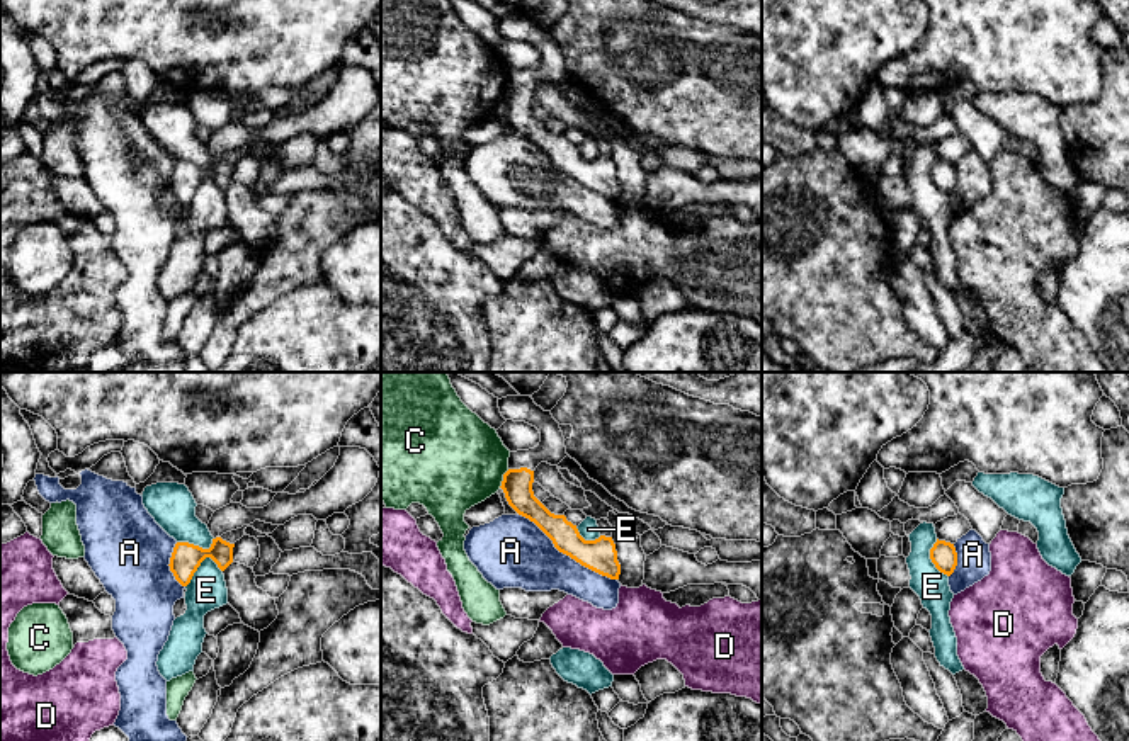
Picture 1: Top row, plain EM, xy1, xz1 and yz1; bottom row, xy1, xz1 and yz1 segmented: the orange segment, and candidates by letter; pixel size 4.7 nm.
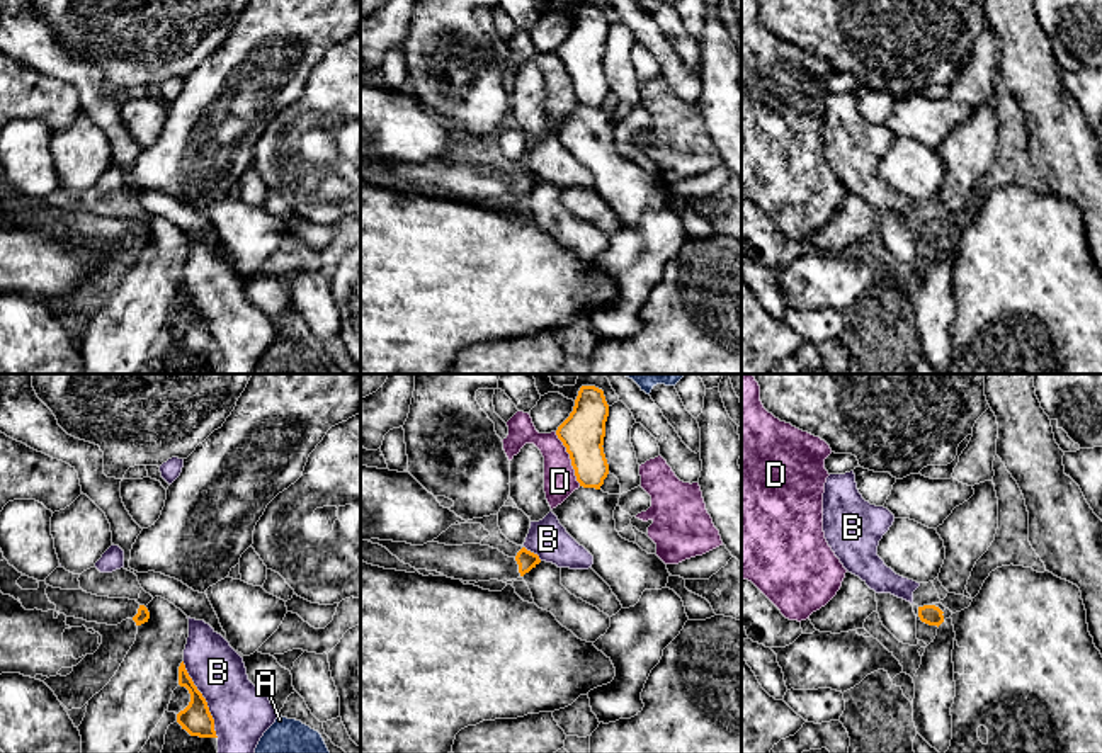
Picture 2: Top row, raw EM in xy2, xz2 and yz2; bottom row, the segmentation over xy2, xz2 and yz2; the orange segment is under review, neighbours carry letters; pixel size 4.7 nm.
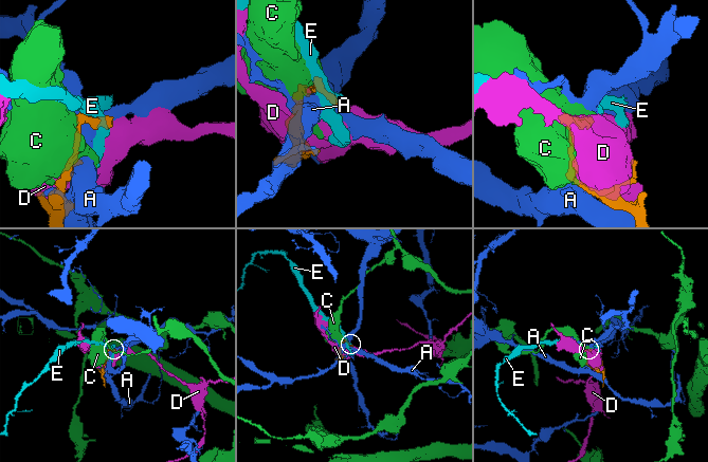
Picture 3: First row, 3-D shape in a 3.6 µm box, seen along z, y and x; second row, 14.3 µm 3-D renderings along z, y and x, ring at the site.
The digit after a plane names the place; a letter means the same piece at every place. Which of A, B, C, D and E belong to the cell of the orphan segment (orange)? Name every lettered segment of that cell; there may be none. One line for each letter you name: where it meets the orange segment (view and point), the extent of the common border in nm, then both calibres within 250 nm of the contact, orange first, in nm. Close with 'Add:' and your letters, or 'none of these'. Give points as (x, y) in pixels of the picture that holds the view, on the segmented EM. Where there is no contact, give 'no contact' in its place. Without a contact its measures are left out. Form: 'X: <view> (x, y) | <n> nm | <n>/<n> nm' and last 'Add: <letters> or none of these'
Add: none of these

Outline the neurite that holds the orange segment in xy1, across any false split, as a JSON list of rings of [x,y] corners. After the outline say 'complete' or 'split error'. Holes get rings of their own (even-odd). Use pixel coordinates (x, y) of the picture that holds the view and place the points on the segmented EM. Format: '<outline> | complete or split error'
[[[221,537],[213,539],[209,549],[189,542],[177,542],[168,566],[175,580],[182,586],[187,586],[206,557],[211,557],[218,568],[224,571],[233,563],[233,547],[235,544],[230,544]]] | complete

